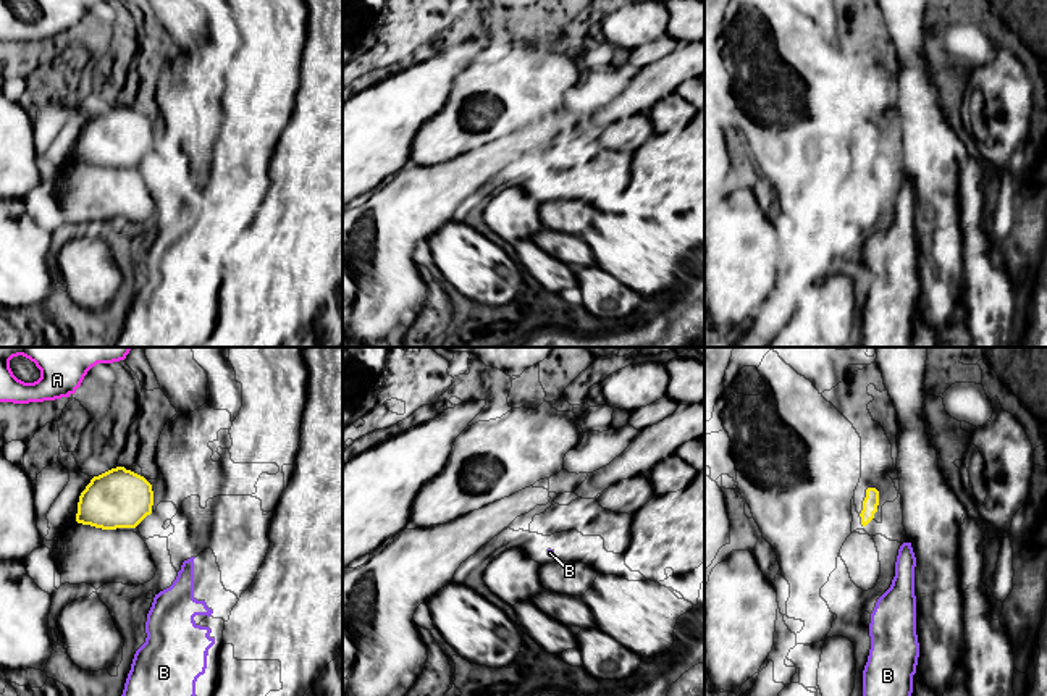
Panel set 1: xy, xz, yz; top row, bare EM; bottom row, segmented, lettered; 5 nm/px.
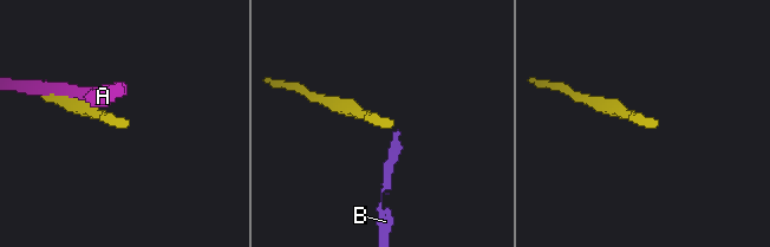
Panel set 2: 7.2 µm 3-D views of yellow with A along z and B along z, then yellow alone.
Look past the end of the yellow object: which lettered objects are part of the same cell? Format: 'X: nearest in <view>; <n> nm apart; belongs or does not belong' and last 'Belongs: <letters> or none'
A: nearest in xy; 420 nm apart; does not belong
B: nearest in yz; 200 nm apart; does not belong
Belongs: none

